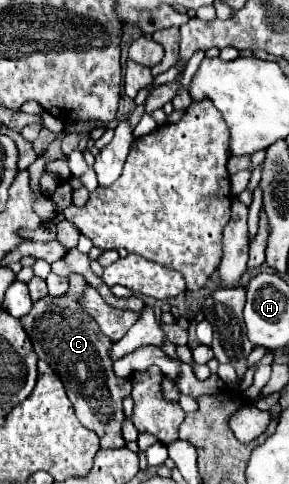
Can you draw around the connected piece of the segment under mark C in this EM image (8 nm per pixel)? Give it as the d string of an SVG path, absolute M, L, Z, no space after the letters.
M70 274L70 290L62 298L40 298L32 304L32 310L22 316L22 326L32 340L32 346L44 362L62 378L66 394L76 410L78 420L94 430L100 438L102 448L124 448L126 440L122 438L124 410L122 400L130 396L132 382L130 378L118 378L112 370L112 340L98 330L98 322L82 310L82 290L86 290L86 280L80 274Z

